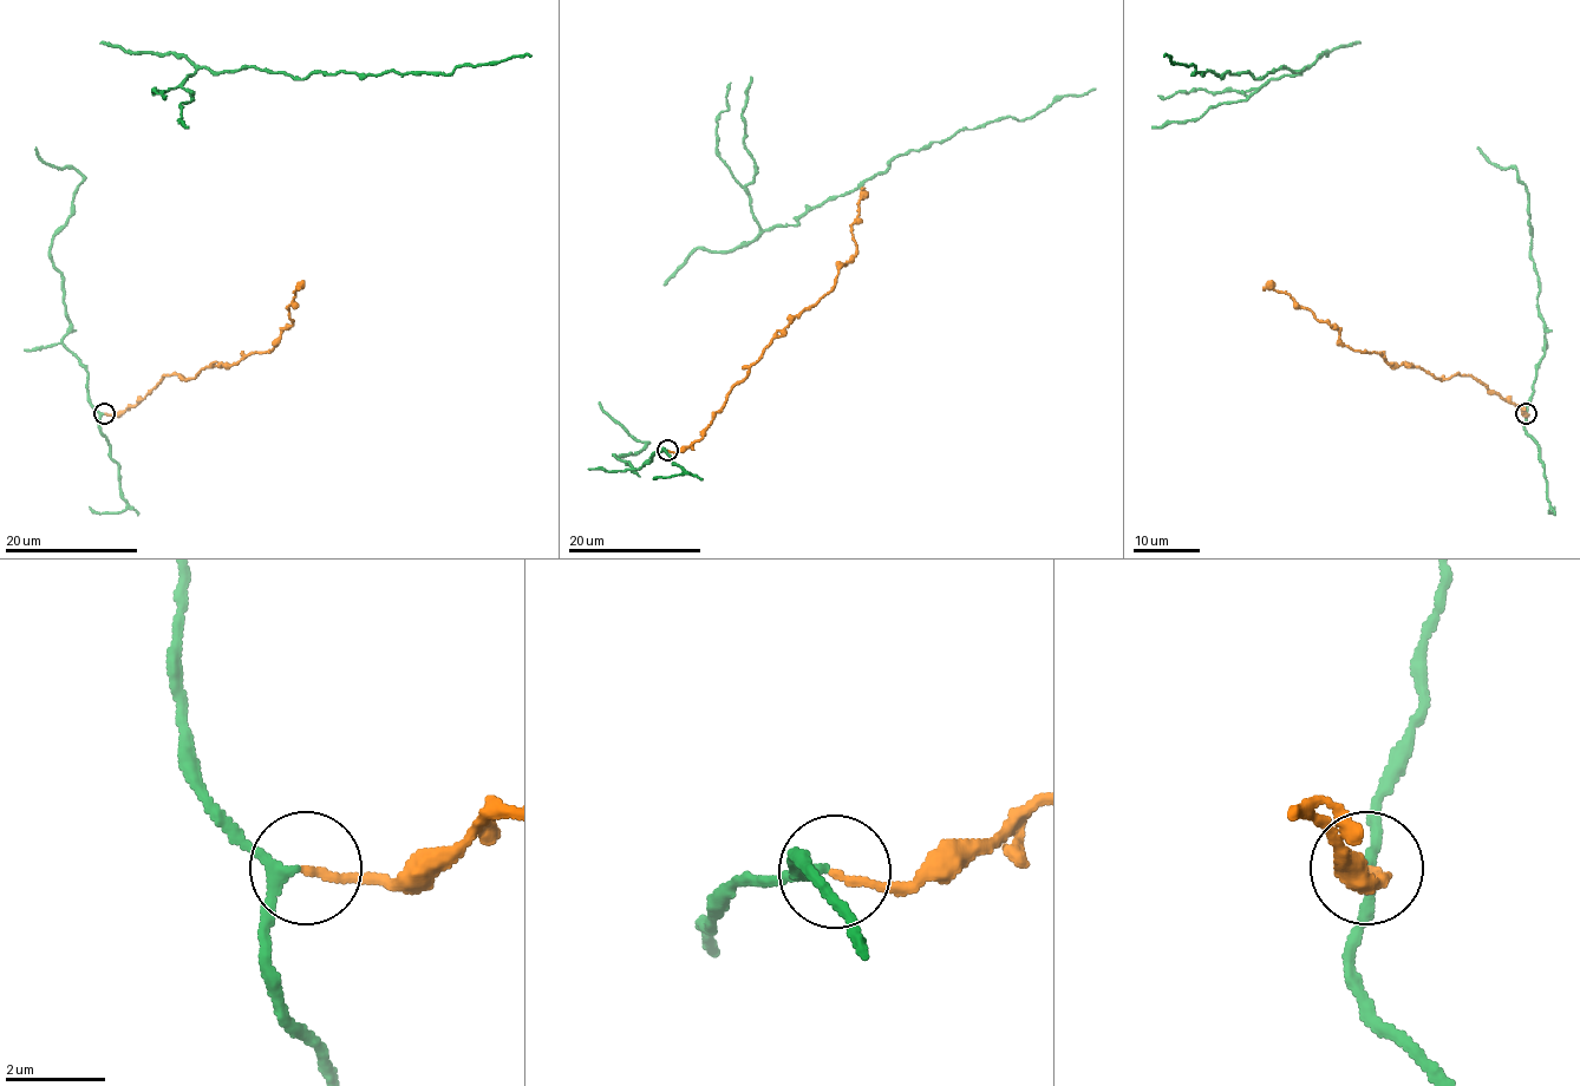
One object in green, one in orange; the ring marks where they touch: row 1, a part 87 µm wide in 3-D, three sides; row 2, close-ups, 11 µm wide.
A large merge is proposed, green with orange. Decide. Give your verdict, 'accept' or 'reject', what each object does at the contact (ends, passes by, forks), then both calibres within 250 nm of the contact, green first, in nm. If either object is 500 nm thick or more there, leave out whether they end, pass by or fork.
accept; green passes by; orange ends; calibres 200 and 150 nm

